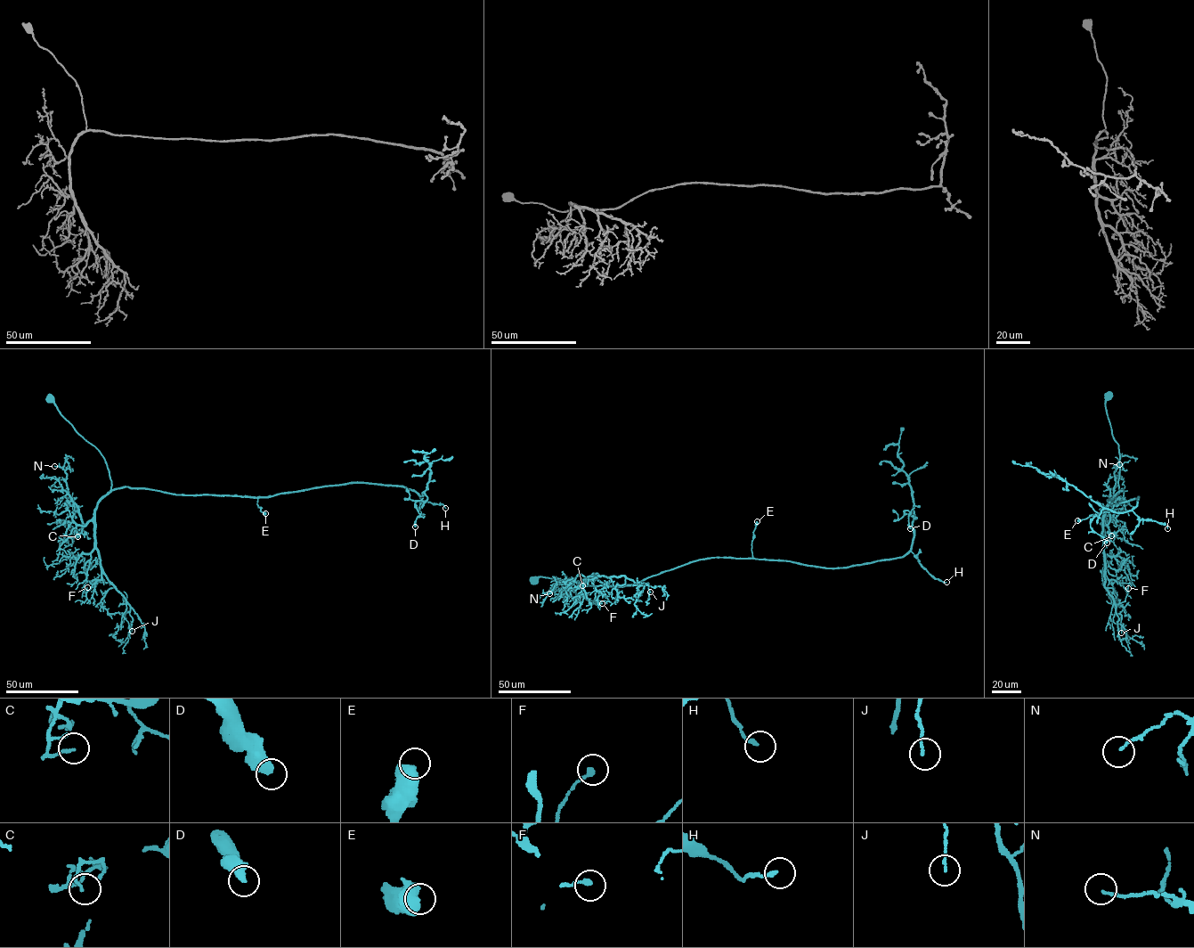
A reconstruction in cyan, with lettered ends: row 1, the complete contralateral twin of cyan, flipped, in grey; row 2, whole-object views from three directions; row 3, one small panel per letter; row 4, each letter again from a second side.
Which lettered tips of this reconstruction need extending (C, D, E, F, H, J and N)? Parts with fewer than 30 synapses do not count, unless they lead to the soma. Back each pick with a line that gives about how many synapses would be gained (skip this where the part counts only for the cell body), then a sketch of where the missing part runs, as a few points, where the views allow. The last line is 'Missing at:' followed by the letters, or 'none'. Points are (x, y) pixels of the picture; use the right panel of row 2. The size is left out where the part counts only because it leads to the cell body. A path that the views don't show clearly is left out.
Missing at: none

